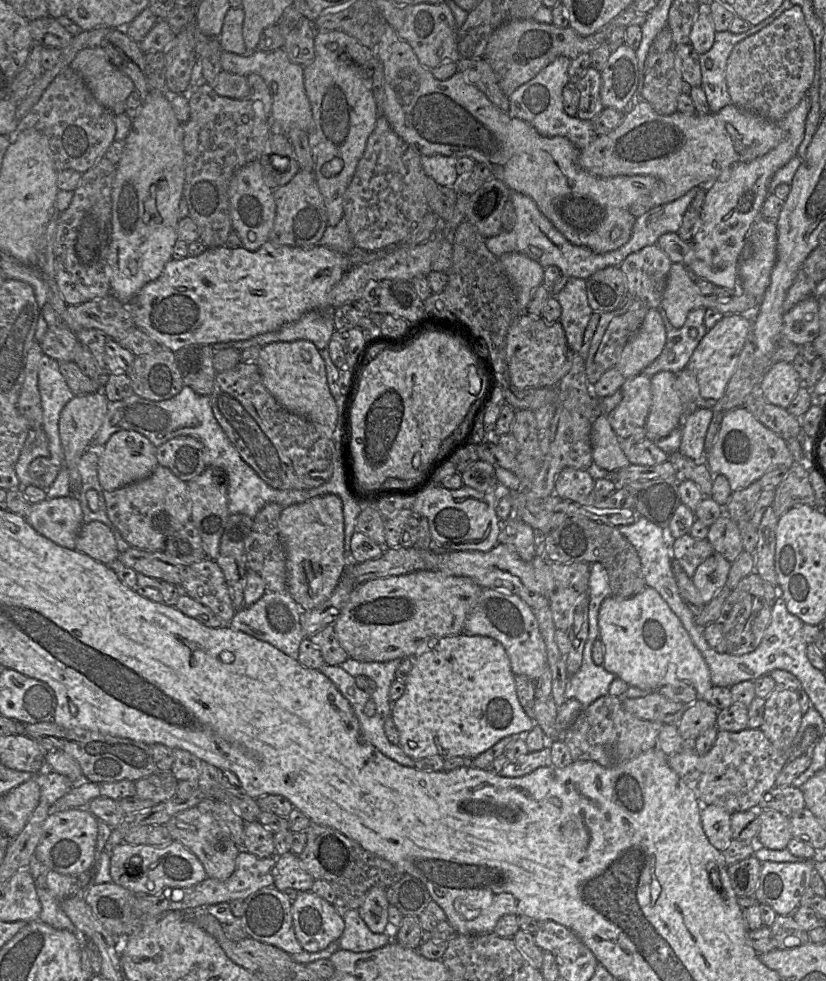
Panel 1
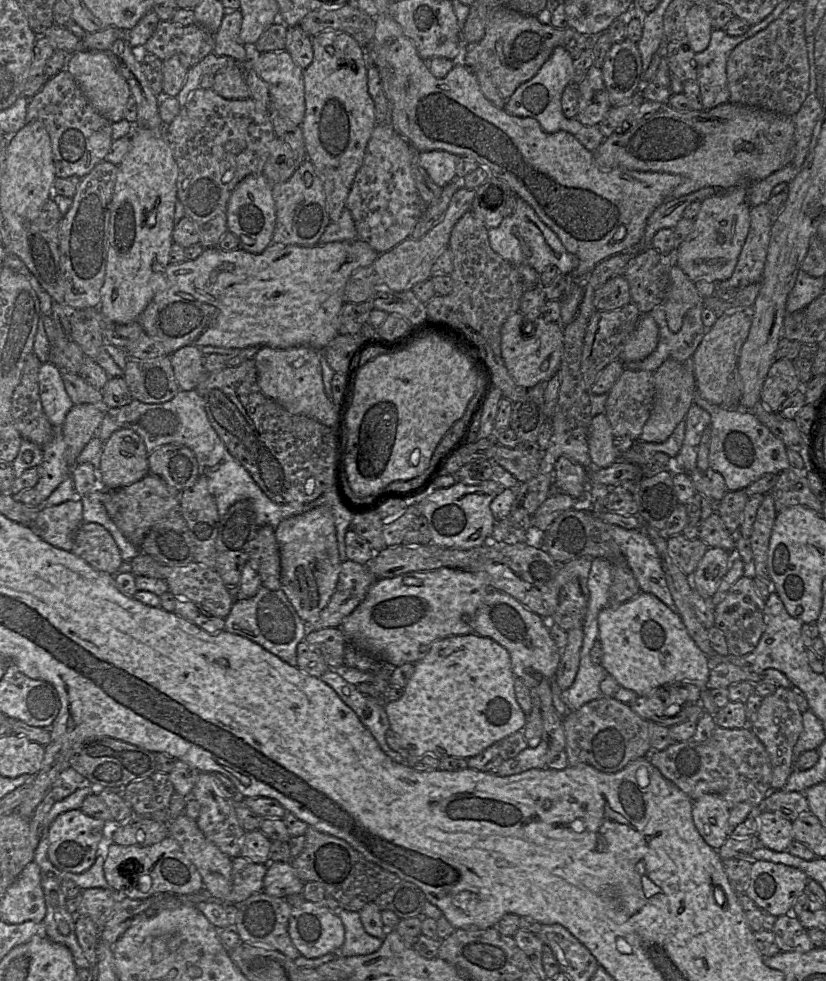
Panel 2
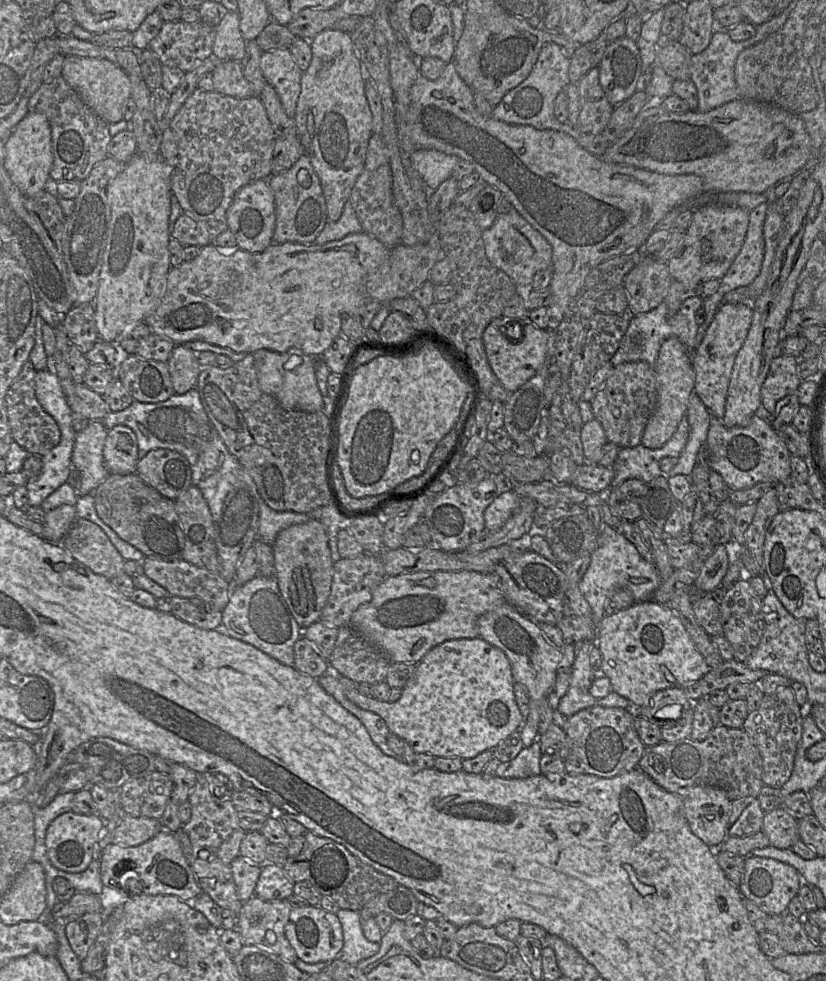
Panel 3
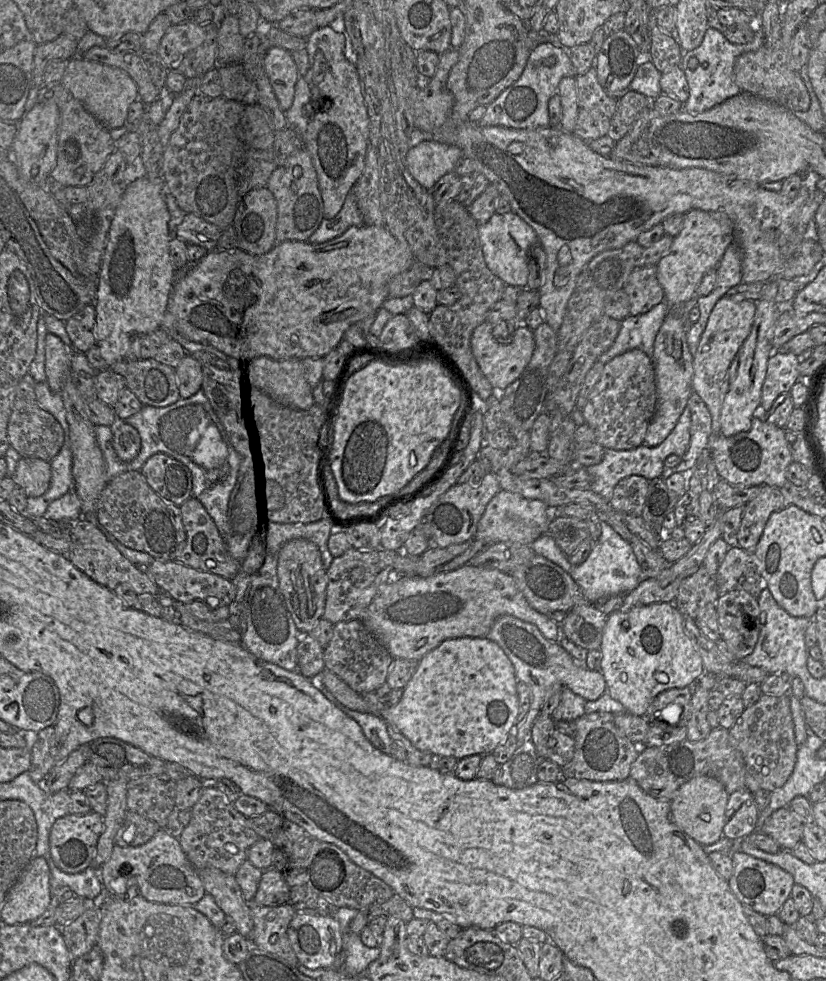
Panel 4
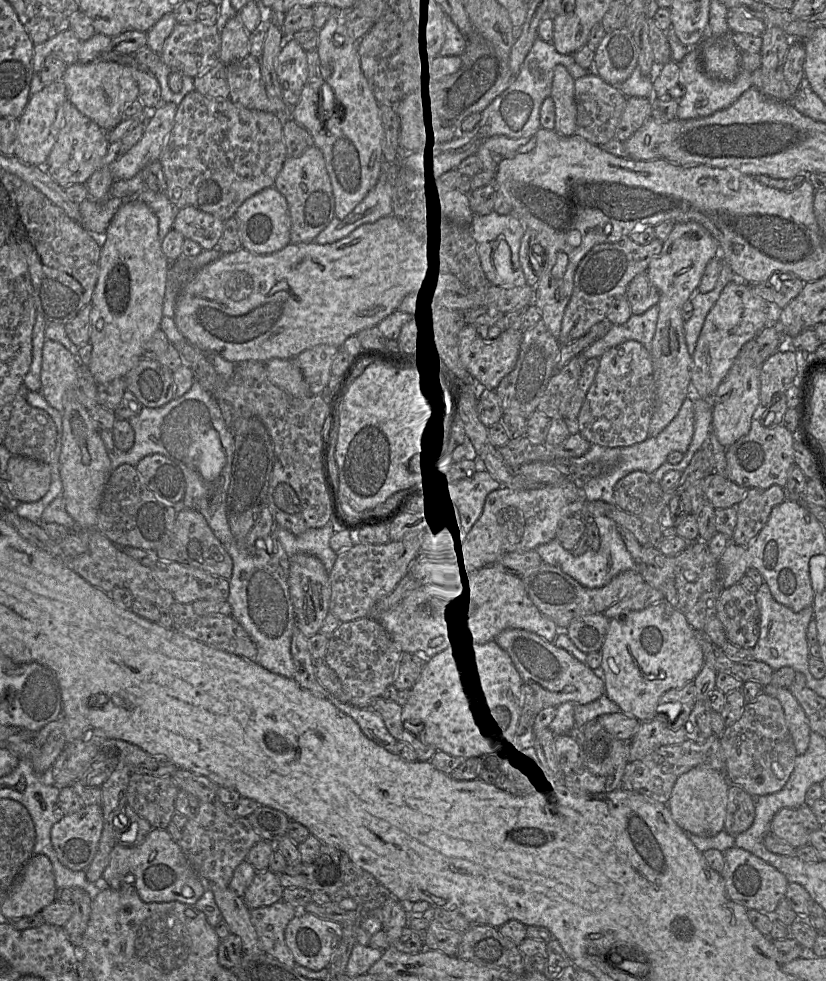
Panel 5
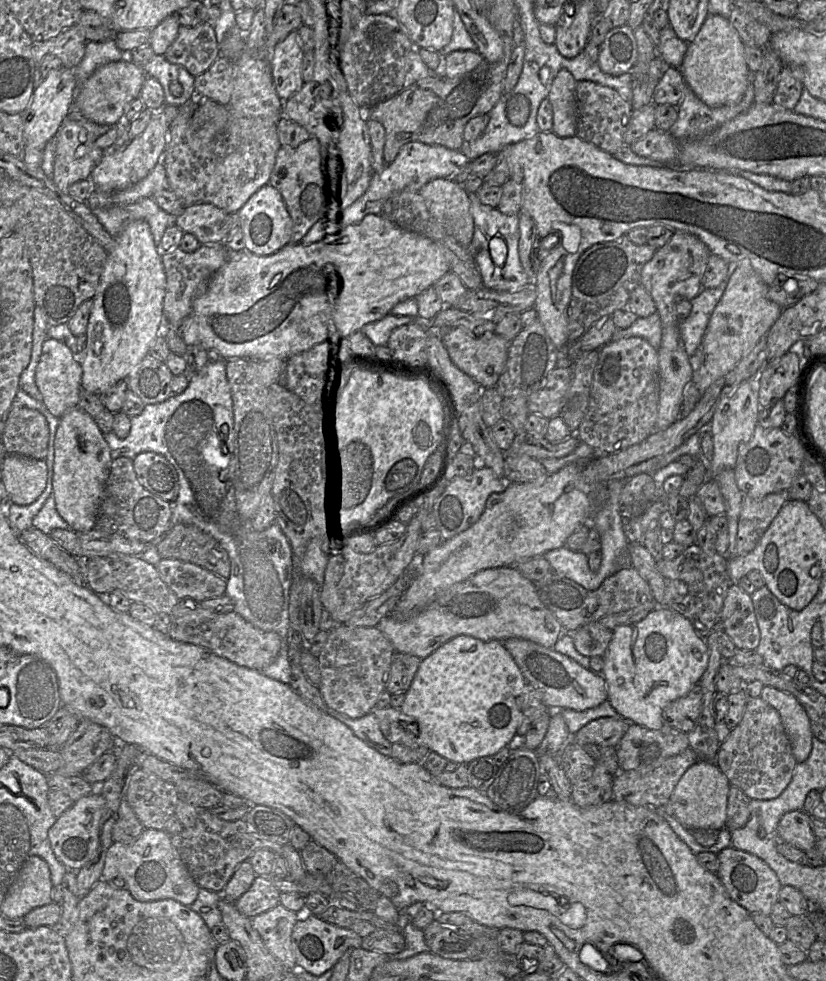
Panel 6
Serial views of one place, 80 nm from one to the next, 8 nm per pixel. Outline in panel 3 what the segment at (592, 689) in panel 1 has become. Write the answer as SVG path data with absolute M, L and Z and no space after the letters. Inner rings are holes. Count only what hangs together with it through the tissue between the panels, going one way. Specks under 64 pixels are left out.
M581 641L573 643L573 645L575 656L570 685L557 707L558 711L566 717L570 717L580 710L595 706L598 702L598 699L590 694L590 687L597 676L589 661L593 642Z

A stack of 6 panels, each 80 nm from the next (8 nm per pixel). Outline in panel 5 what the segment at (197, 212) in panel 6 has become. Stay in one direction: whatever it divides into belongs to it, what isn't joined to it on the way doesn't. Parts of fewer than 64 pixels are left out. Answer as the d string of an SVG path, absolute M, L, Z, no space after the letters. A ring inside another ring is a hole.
M193 206L179 209L174 229L184 238L198 243L204 250L217 248L224 221Z

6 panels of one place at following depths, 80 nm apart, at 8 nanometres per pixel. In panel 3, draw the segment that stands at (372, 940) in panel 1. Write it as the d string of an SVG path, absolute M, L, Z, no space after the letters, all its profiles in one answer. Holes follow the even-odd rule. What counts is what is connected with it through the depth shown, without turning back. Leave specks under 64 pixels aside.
M340 909L337 917L343 930L343 947L338 958L356 965L379 951L380 942L371 942L363 934L360 912Z

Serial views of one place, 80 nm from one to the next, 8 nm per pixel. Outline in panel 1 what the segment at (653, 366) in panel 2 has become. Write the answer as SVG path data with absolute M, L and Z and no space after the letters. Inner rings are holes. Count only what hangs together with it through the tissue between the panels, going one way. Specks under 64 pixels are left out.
M662 307L658 311L666 329L666 344L661 354L641 374L648 377L660 371L675 374L687 367L689 359L708 329L704 324L706 308L691 310L681 328L674 328Z

